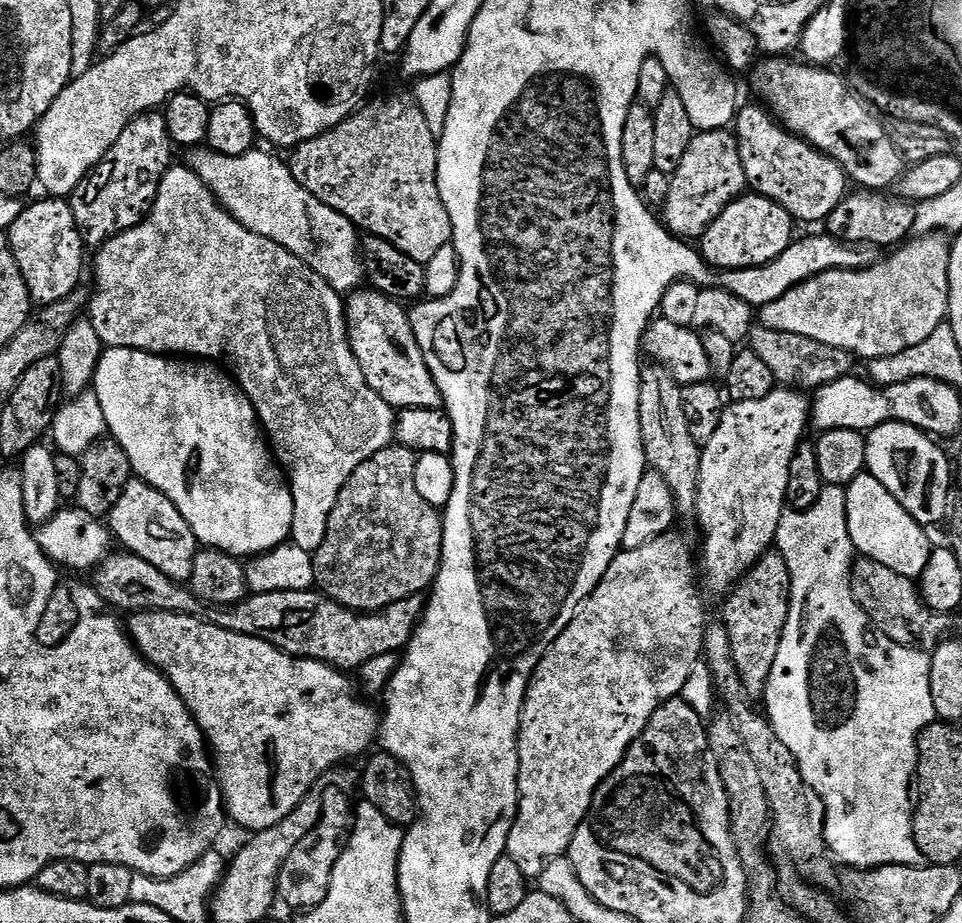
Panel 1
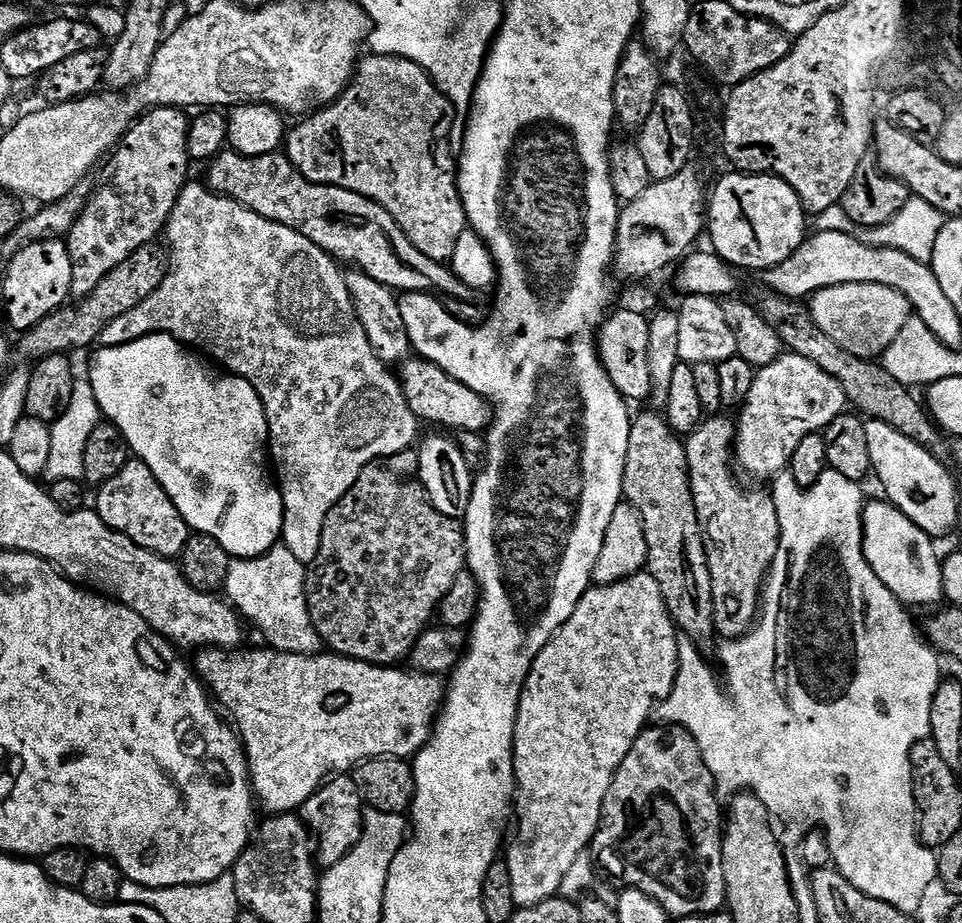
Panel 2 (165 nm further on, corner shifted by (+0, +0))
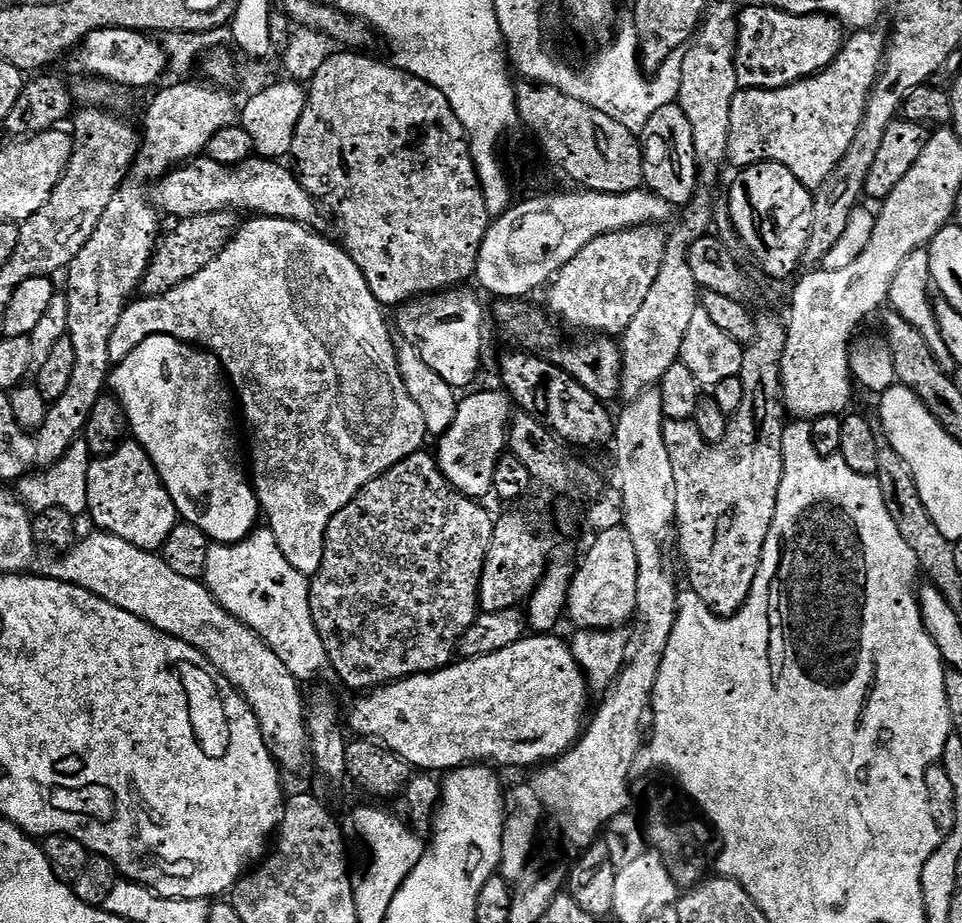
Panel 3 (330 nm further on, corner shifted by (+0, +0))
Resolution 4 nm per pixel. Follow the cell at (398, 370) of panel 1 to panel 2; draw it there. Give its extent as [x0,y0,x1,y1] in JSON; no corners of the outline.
[398,358,493,433]

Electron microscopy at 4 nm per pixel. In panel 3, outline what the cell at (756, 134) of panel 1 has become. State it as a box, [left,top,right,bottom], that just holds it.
[728,30,886,190]

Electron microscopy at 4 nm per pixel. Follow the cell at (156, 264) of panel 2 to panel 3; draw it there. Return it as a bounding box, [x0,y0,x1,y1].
[142,210,238,296]

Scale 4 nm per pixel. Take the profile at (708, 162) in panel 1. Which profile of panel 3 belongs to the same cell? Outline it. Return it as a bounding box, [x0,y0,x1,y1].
[547,224,664,337]

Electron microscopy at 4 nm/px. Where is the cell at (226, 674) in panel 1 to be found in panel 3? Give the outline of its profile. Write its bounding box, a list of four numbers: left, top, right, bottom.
[346,634,590,774]

